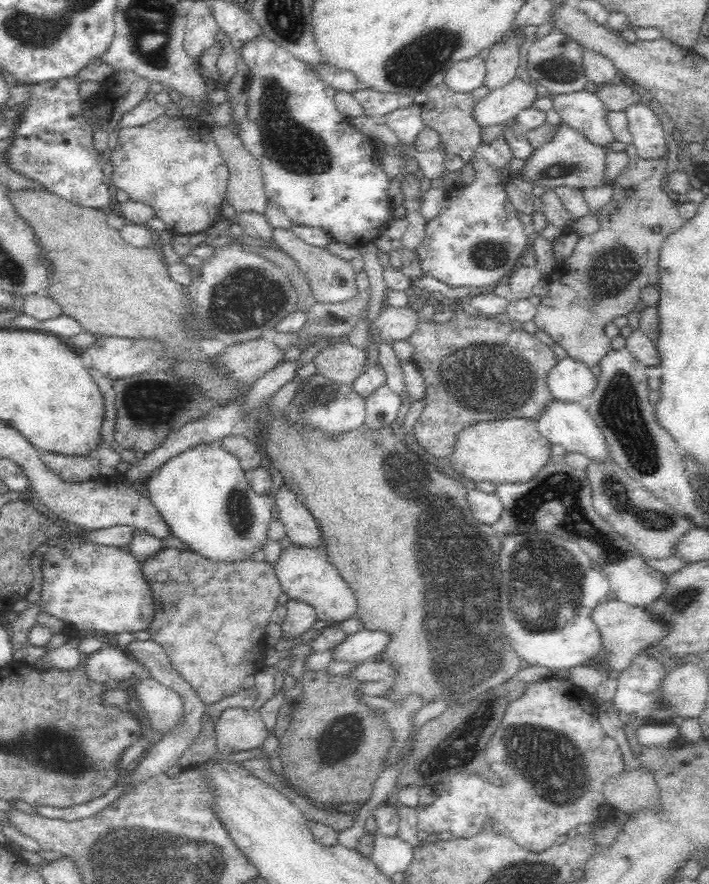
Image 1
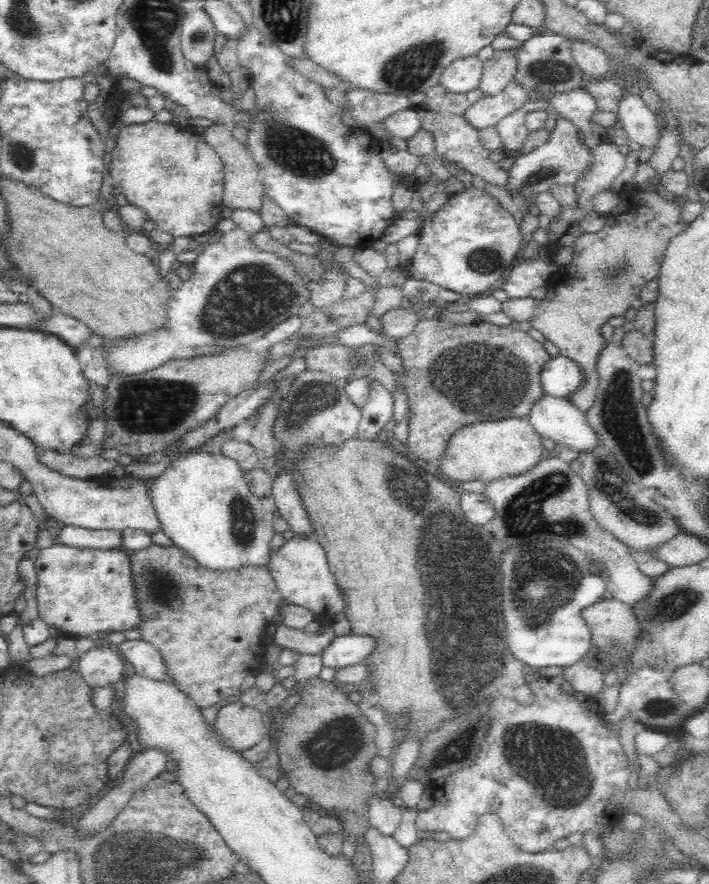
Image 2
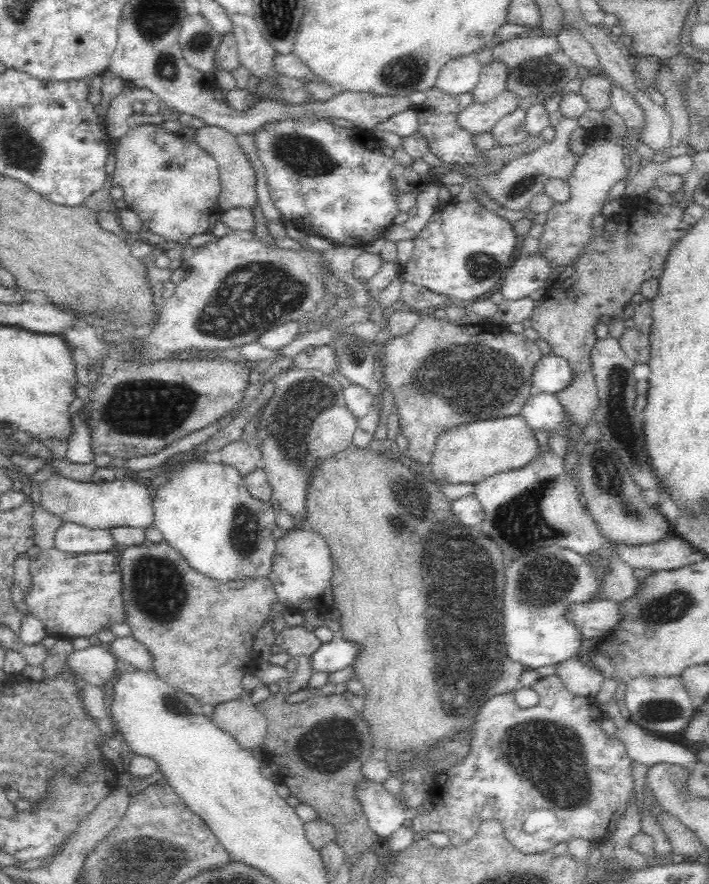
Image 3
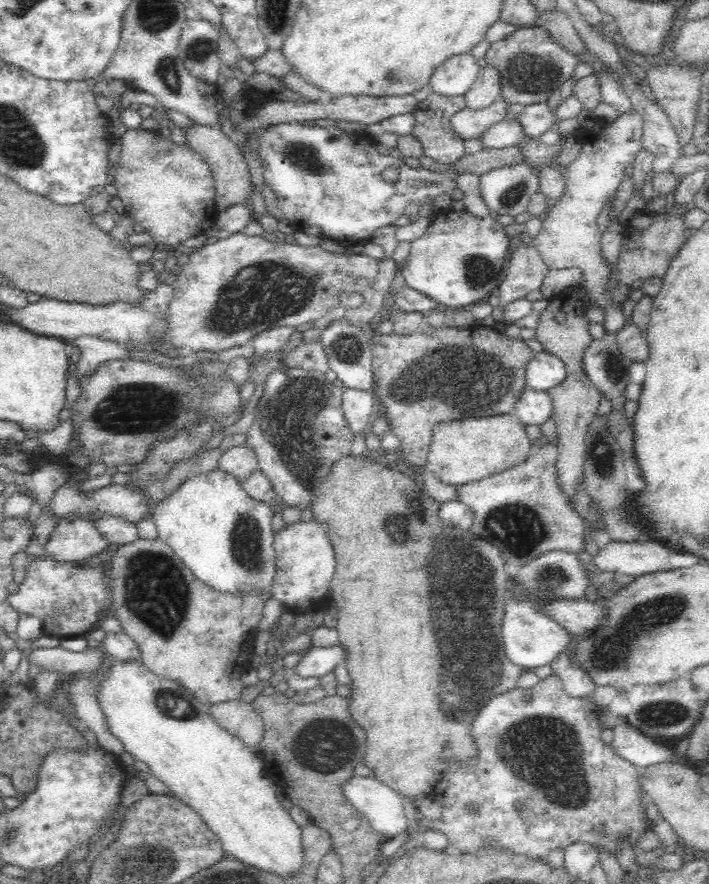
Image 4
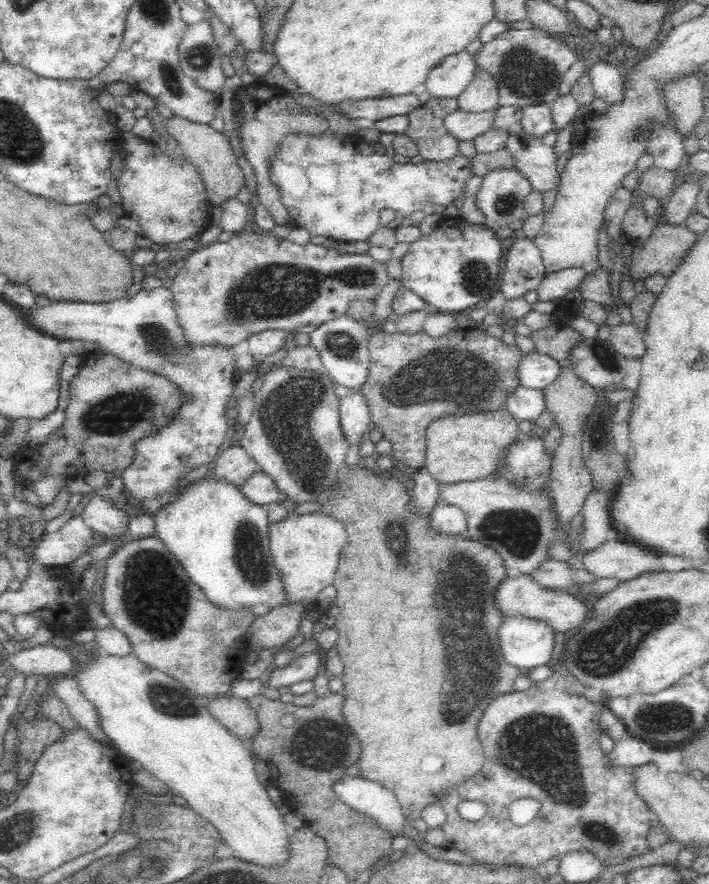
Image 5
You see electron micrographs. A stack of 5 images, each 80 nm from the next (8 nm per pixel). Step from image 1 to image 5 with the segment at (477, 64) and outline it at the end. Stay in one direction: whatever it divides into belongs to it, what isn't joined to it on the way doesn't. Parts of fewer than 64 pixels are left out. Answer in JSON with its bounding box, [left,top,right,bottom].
[423,49,478,98]

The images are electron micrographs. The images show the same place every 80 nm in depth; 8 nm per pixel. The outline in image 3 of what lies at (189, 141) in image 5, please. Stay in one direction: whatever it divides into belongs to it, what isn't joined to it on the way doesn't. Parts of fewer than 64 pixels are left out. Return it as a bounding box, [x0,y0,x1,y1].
[194,125,258,212]

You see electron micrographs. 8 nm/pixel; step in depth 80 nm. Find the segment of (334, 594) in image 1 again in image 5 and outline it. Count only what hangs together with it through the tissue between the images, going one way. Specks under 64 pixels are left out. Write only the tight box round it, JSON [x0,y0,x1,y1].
[270,508,346,608]

